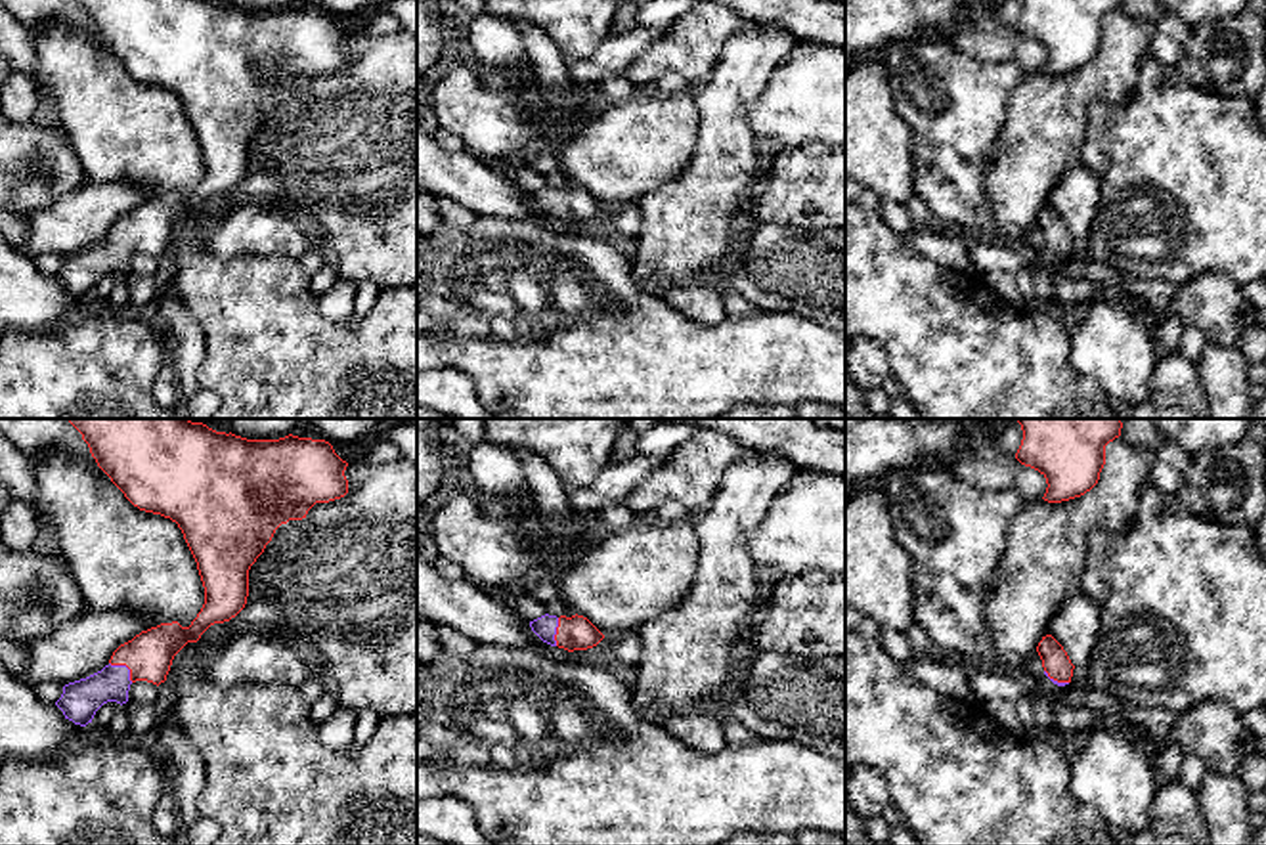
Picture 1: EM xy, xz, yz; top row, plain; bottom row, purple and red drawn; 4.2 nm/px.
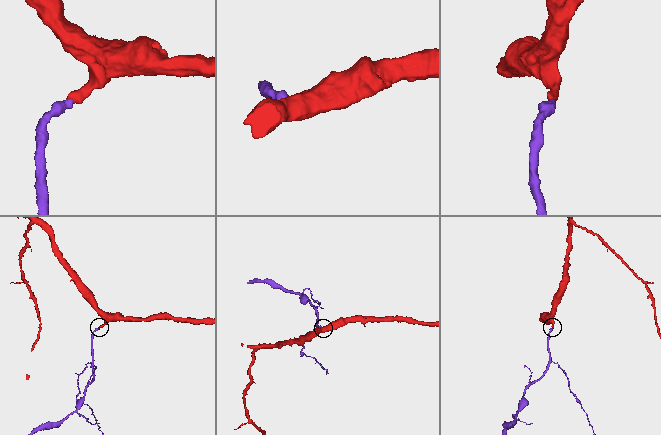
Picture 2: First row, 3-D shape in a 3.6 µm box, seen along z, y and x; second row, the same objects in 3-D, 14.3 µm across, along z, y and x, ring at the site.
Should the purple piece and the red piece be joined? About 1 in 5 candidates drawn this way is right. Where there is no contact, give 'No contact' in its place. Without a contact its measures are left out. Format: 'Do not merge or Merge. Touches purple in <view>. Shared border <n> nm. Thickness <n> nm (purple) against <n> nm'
Merge. Touches purple in xy. Shared border 130 nm. Thickness 160 nm (purple) against 200 nm

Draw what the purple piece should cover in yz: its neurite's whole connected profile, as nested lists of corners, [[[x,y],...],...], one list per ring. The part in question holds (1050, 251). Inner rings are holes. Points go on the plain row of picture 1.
[[[1052,206],[1042,208],[1037,224],[1042,231],[1044,247],[1054,256],[1065,258],[1071,254],[1075,237],[1071,235],[1063,218]]]

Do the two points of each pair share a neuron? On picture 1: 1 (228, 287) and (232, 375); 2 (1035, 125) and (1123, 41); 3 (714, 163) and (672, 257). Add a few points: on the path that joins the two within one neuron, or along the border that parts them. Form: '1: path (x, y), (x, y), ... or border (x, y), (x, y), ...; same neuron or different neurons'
1: path (232, 308), (232, 354); same neuron
2: path (1058, 104), (1081, 88), (1106, 64); same neuron
3: path (714, 186), (687, 222), (683, 234); same neuron

